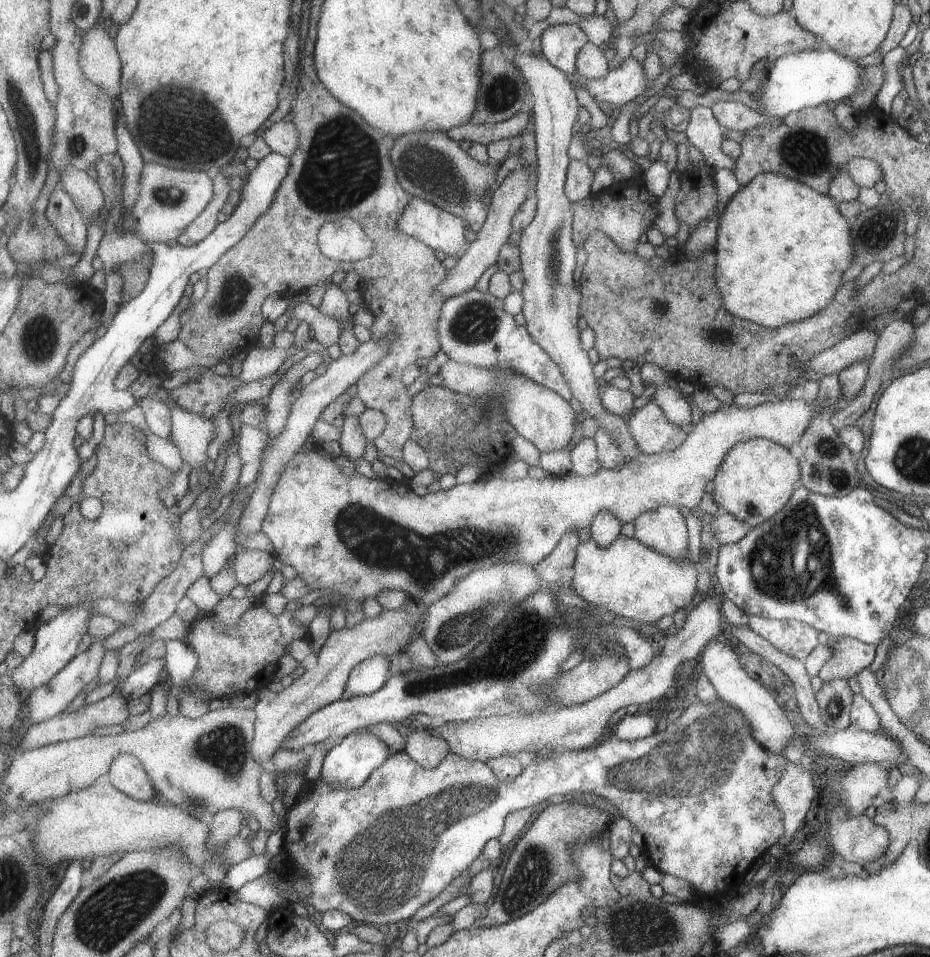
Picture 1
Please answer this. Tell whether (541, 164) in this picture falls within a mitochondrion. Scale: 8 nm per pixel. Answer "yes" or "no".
no

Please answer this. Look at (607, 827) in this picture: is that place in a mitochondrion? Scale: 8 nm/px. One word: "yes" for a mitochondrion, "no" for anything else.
no

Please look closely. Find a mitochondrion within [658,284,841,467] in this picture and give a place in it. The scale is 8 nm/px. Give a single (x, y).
(718, 336)

